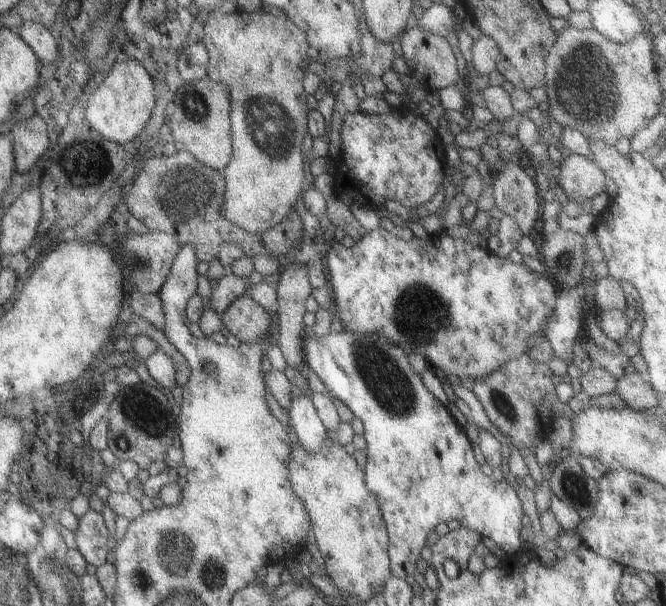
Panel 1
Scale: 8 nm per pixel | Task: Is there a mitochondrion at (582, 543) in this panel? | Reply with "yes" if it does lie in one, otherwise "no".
no

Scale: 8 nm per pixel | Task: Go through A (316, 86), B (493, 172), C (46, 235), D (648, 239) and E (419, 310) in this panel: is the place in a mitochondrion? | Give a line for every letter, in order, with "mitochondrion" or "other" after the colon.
A: other
B: other
C: other
D: other
E: mitochondrion

